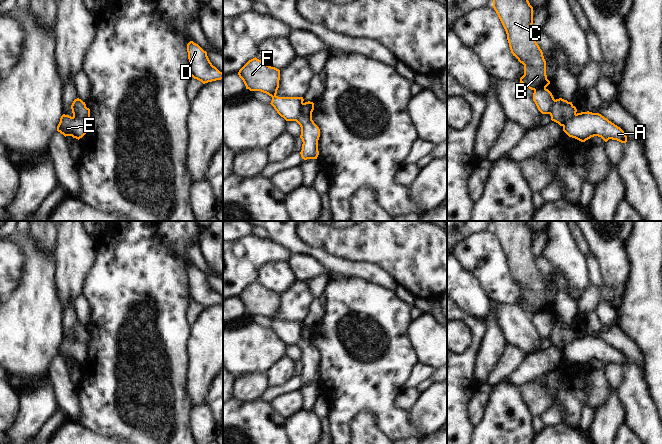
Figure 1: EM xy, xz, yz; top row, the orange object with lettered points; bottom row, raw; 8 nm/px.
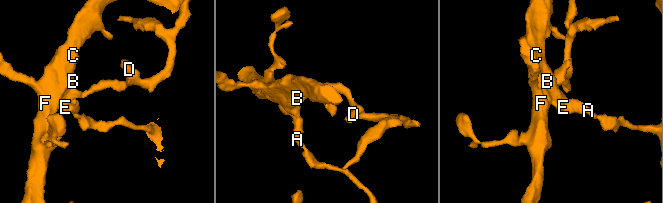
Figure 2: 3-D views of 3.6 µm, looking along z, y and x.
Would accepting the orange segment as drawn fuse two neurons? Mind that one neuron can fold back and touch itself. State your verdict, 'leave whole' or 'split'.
split

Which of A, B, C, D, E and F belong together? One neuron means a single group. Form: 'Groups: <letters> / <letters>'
Groups: A D E / B C F

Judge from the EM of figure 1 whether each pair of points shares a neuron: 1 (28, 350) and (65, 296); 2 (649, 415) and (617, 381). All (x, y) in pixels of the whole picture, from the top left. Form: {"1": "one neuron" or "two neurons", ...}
{"1": "two neurons", "2": "two neurons"}

